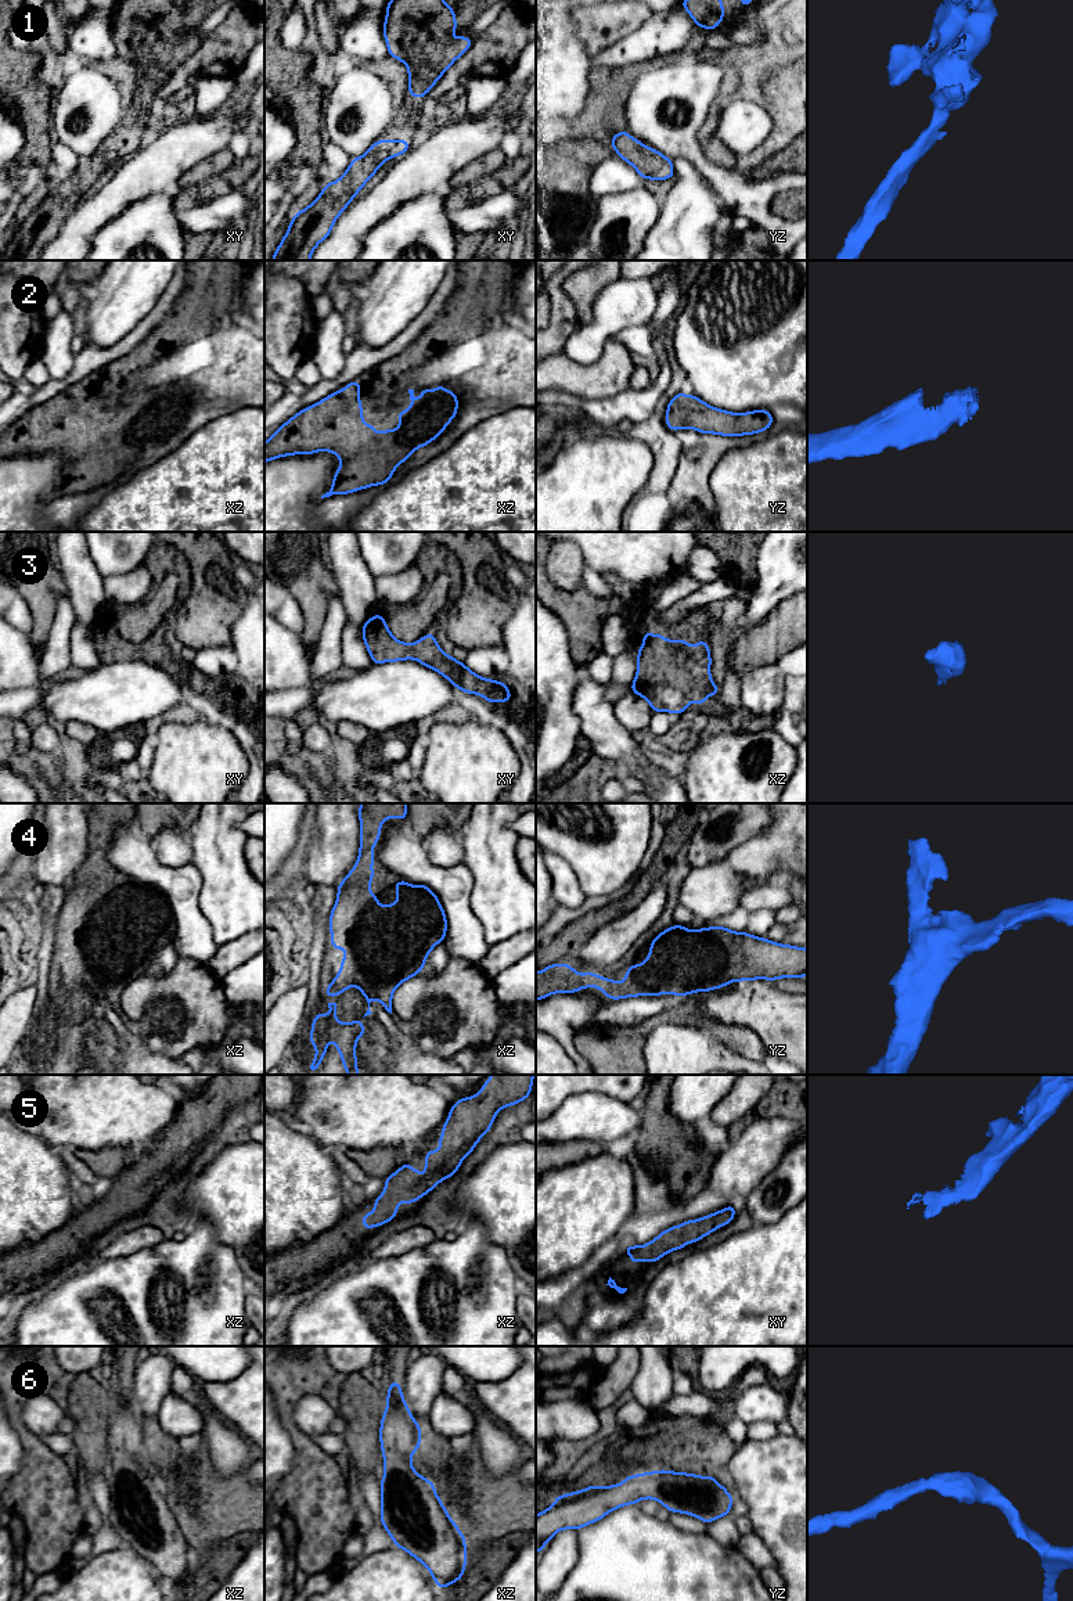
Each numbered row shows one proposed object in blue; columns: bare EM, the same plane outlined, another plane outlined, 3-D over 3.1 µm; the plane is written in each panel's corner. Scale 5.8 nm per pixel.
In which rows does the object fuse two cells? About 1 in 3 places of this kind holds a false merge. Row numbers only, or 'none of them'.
none of them

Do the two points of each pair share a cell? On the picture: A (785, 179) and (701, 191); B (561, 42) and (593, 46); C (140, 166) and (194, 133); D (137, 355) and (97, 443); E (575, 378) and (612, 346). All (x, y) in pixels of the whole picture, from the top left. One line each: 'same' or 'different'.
A: different
B: different
C: same
D: same
E: same

